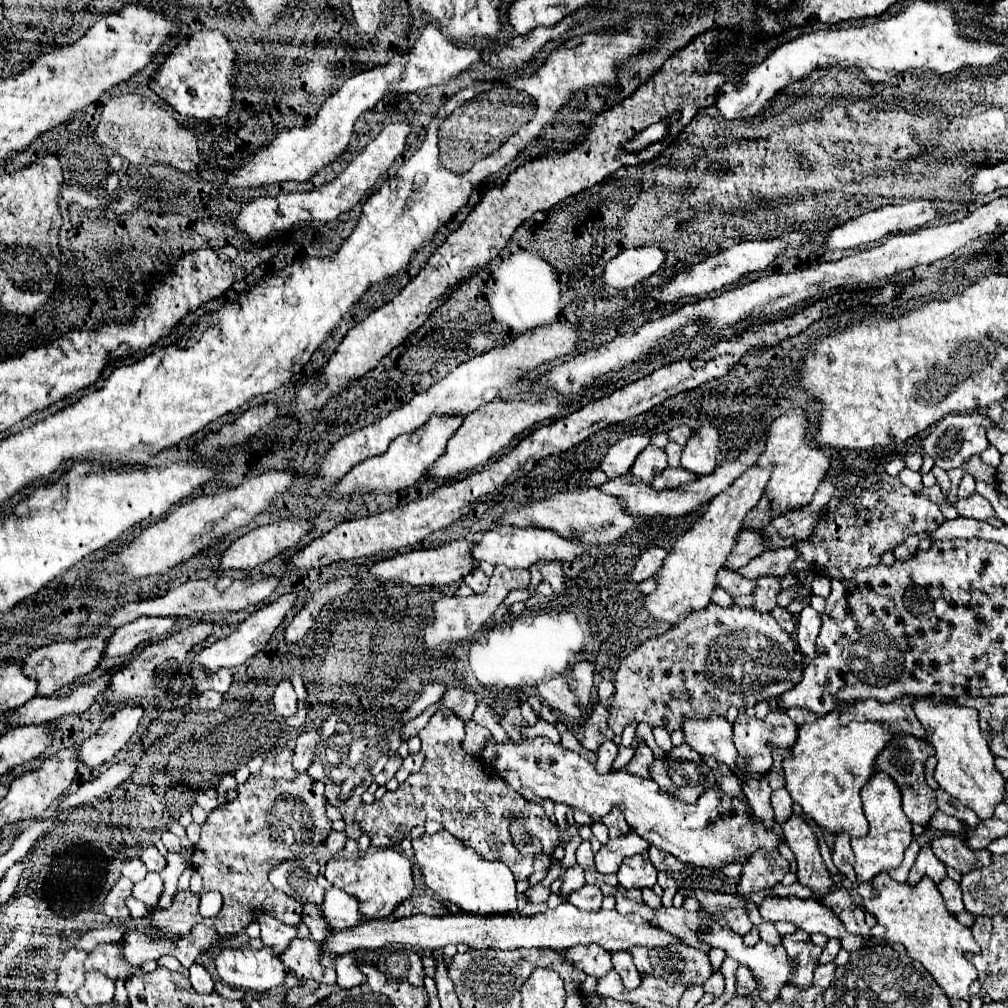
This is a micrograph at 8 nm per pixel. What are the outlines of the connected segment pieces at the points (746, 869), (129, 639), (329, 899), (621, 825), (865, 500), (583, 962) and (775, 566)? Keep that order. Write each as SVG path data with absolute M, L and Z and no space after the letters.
M755 853L751 861L743 865L743 873L737 885L737 895L745 897L749 893L775 887L783 880L787 871L789 871L789 863L779 853L775 853L771 859L765 859L761 853Z
M139 617L131 623L125 623L113 631L109 637L105 649L103 649L103 659L113 659L113 657L127 657L131 655L141 643L151 643L161 639L167 631L171 631L175 625L175 617Z
M331 887L325 893L325 901L321 903L321 909L333 929L349 929L353 925L361 925L369 921L369 917L361 917L357 899L349 897L347 893L335 887Z
M605 815L605 817L601 817L599 821L601 821L603 825L607 825L609 837L619 837L621 833L629 833L629 831L631 831L623 815Z
M863 491L857 499L855 509L873 509L873 505L877 505L877 493L875 491Z
M577 945L567 949L565 953L575 967L583 969L587 975L593 977L603 977L613 969L611 955L605 949L601 949L601 945Z
M783 547L775 551L765 551L759 557L751 559L745 567L739 569L739 573L747 579L757 579L763 575L777 575L785 577L787 573L793 573L793 563L799 559L797 547Z

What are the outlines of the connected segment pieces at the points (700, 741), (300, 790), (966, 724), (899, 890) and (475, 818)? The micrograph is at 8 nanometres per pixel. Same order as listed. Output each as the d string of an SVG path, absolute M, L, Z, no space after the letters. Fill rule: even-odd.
M711 715L705 721L685 719L681 729L685 731L685 743L699 755L709 755L721 761L721 765L733 769L737 765L737 749L733 745L733 725L719 715Z
M281 749L279 755L265 759L259 773L249 775L247 783L237 787L237 799L221 803L213 809L201 827L201 839L193 847L193 869L203 877L205 891L219 891L223 895L223 909L215 919L203 919L197 909L197 897L173 899L169 909L151 913L153 927L169 937L187 935L193 925L203 923L215 927L221 935L237 935L253 921L253 909L261 907L269 915L297 925L301 921L303 905L289 896L279 898L279 891L269 883L269 871L281 861L301 859L315 853L331 833L331 819L325 813L327 797L325 785L293 769L293 751ZM191 899L191 903L189 903ZM267 901L267 903L263 903Z
M929 695L913 701L913 711L925 729L925 741L931 743L937 757L935 781L949 795L973 809L981 819L993 815L993 809L1003 799L1005 779L993 765L993 755L979 729L979 715L971 707L963 707L943 697Z
M889 873L877 877L873 897L865 897L865 911L871 913L879 925L883 925L887 943L903 943L909 957L921 961L923 967L933 975L939 987L949 999L969 1001L969 985L975 981L975 967L963 957L965 951L977 953L979 945L973 941L971 929L961 925L943 905L943 899L937 891L937 885L923 877L917 885L897 883Z
M439 709L431 721L419 731L421 751L425 753L423 769L399 785L397 791L387 791L381 799L357 809L355 821L361 831L369 833L373 847L389 847L401 843L407 833L423 825L426 819L438 821L453 833L459 841L475 849L485 861L505 863L517 881L527 879L535 871L549 867L549 855L559 845L559 835L555 825L547 819L541 807L527 803L517 791L513 791L507 781L499 777L495 769L489 769L485 761L477 755L467 755L461 751L461 741L465 737L465 725L459 715L451 709ZM519 821L527 825L529 833L543 839L545 857L521 855L509 837L509 825Z

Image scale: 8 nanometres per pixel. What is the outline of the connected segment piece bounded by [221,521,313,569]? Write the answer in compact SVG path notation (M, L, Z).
M279 521L251 529L233 541L221 557L223 569L253 569L295 547L313 527L305 521Z

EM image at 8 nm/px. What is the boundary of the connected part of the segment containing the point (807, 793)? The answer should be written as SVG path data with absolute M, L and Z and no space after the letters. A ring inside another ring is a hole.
M839 701L833 713L819 717L813 723L799 727L799 737L791 747L791 757L783 761L787 791L795 803L803 807L817 825L831 833L847 831L851 837L867 835L867 819L861 811L861 787L869 783L875 771L875 761L885 749L885 743L893 739L889 725L869 725L869 723L849 723L841 725L841 705L851 705L853 701Z

